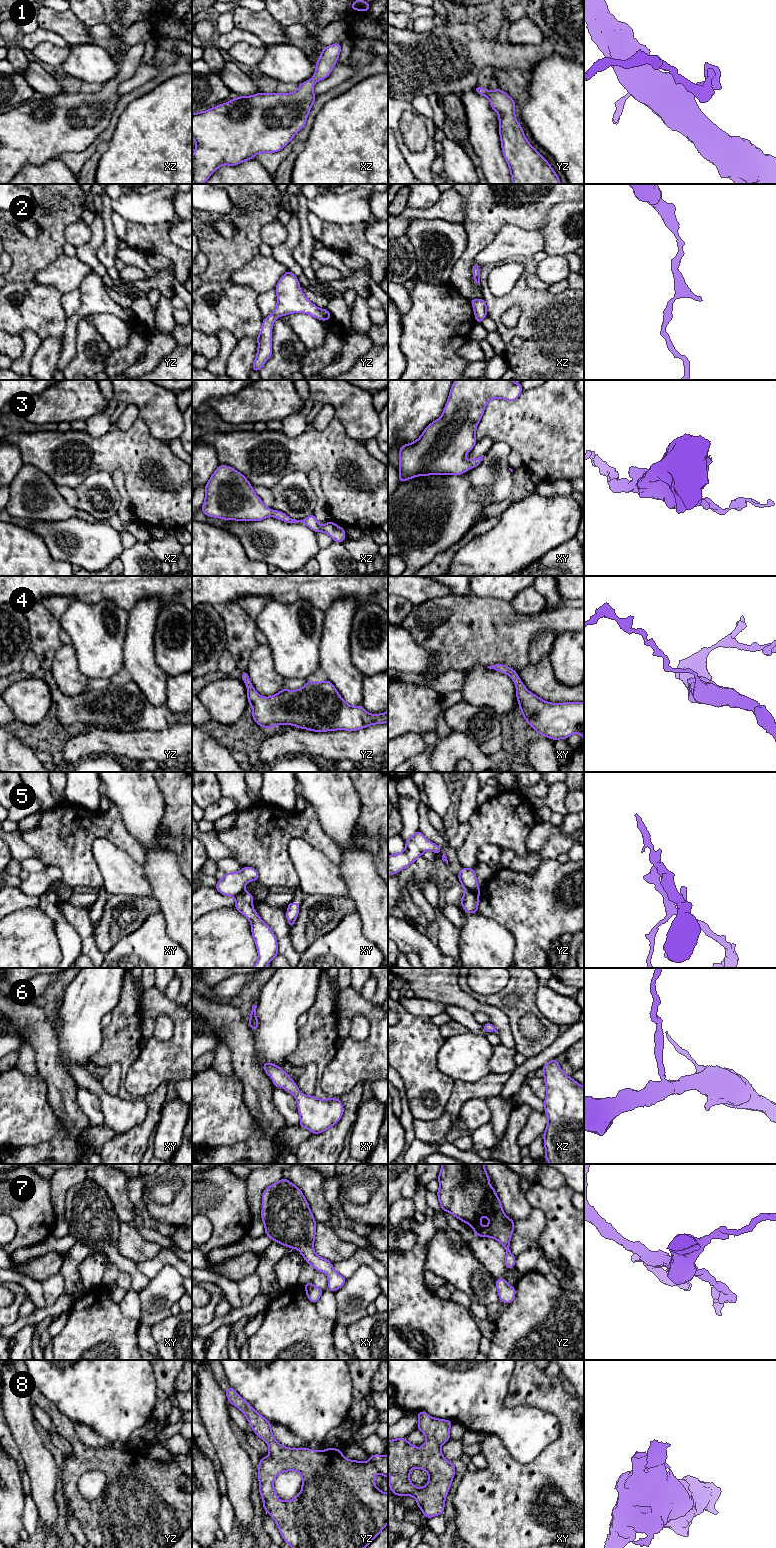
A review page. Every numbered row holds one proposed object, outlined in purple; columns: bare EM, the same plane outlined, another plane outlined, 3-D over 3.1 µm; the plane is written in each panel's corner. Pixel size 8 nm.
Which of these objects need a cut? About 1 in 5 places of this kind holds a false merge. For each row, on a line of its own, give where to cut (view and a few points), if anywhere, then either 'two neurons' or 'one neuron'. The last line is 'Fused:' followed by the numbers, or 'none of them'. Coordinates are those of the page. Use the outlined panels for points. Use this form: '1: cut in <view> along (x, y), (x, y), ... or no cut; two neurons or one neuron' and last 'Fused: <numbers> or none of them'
1: no cut; one neuron
2: no cut; one neuron
3: no cut; one neuron
4: no cut; one neuron
5: cut in yz along (465, 891), (478, 894); two neurons
6: no cut; one neuron
7: no cut; one neuron
8: no cut; one neuron
Fused: 5

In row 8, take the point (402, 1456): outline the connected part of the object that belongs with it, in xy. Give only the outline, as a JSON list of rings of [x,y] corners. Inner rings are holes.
[[[425,1411],[417,1415],[417,1429],[426,1436],[426,1442],[419,1447],[423,1457],[418,1460],[418,1447],[406,1438],[389,1440],[389,1489],[400,1497],[414,1497],[425,1518],[431,1518],[443,1514],[445,1499],[455,1475],[455,1464],[448,1462],[441,1451],[441,1446],[450,1439],[453,1421],[431,1417]],[[412,1468],[420,1468],[429,1474],[424,1487],[418,1488],[410,1482]]]

